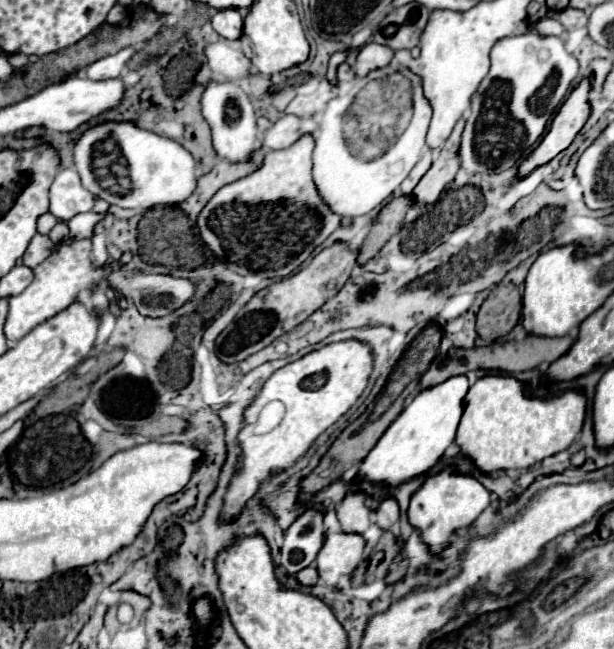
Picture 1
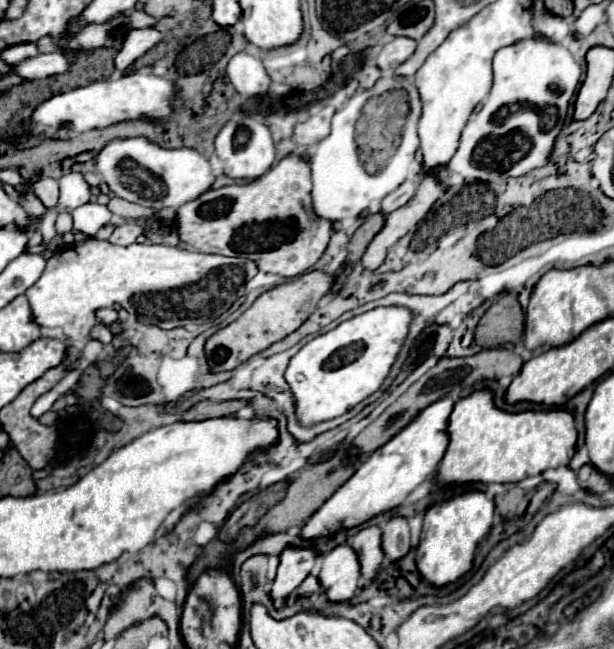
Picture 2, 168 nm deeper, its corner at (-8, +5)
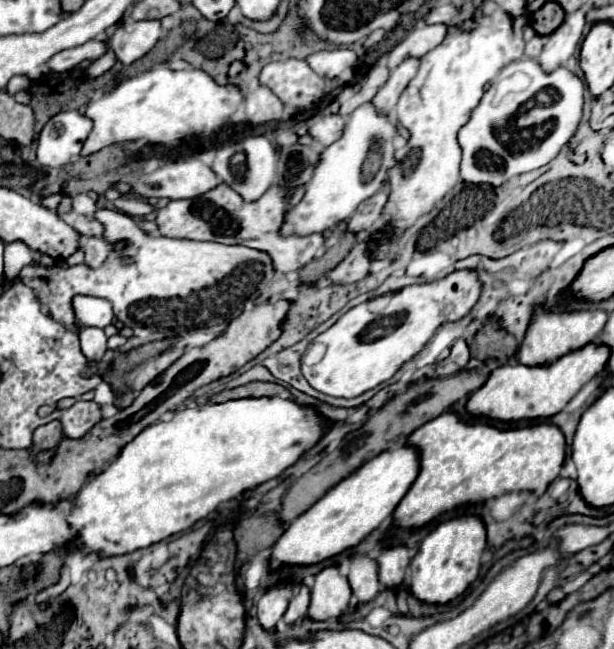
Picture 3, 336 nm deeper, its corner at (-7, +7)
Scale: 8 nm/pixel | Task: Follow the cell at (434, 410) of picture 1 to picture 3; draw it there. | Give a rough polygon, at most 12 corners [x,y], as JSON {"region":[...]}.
{"region":[[375,456],[287,526],[269,570],[357,546],[411,488],[419,456]]}

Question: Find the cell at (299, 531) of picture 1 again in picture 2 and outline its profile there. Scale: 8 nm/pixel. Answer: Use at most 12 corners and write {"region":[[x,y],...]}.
{"region":[[288,544],[272,586],[274,606],[312,572],[316,550]]}

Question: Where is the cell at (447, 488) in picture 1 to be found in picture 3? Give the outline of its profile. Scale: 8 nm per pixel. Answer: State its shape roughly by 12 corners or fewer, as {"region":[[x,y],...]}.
{"region":[[477,516],[439,524],[411,562],[409,592],[447,604],[479,576]]}

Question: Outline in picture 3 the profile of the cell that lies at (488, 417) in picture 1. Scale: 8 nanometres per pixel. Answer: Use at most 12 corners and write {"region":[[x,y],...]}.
{"region":[[445,412],[405,442],[419,474],[393,528],[559,476],[553,424],[497,430]]}

